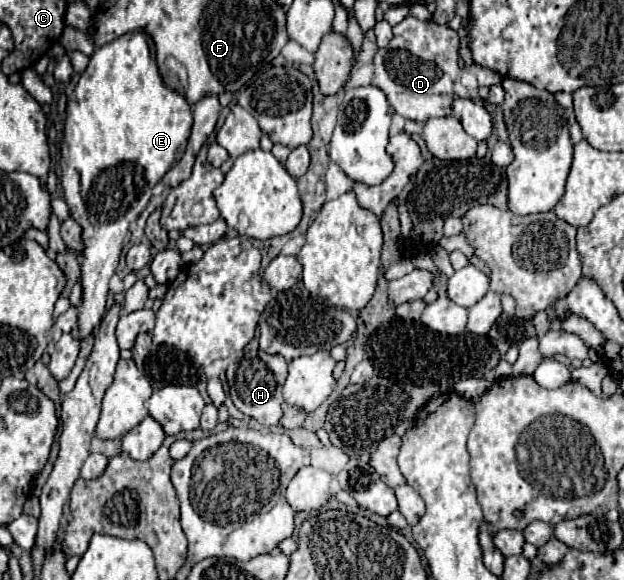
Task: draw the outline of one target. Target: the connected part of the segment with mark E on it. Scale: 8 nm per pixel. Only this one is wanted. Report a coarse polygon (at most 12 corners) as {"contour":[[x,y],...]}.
{"contour":[[144,32],[92,54],[62,188],[82,226],[78,340],[192,110]]}

